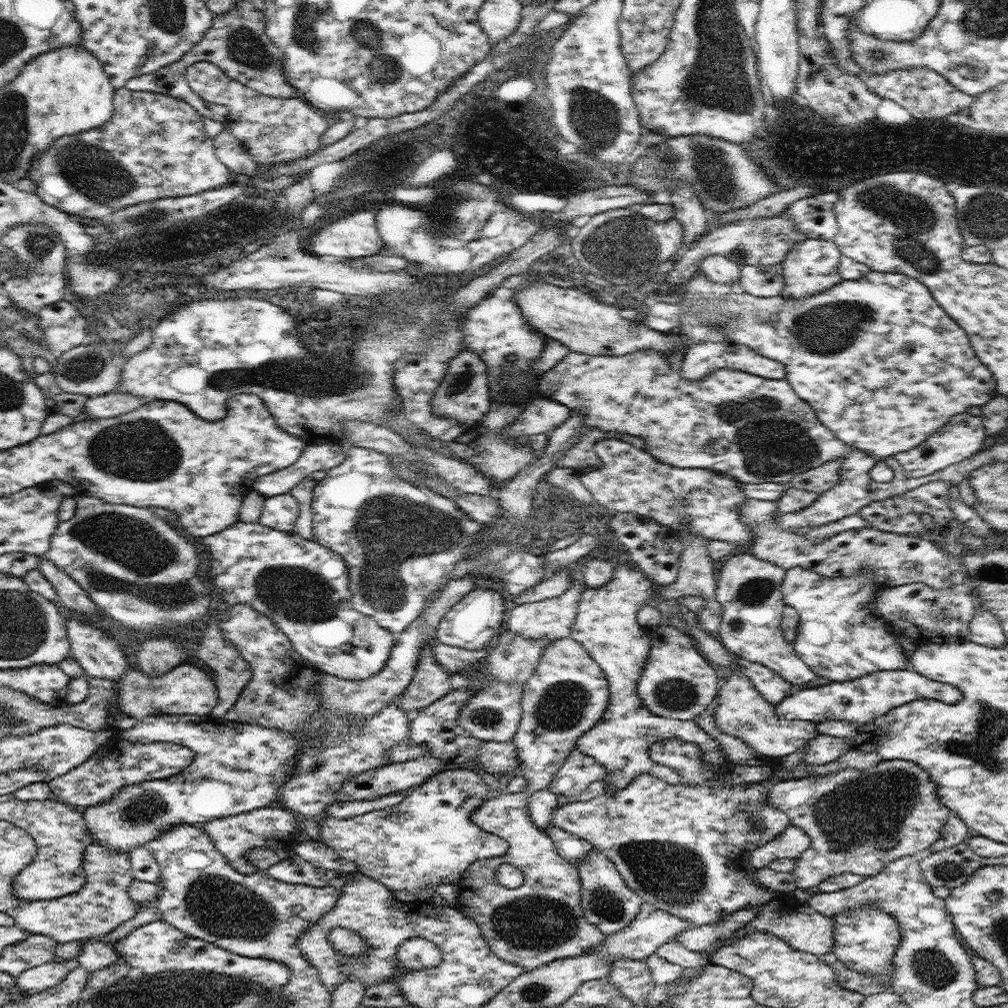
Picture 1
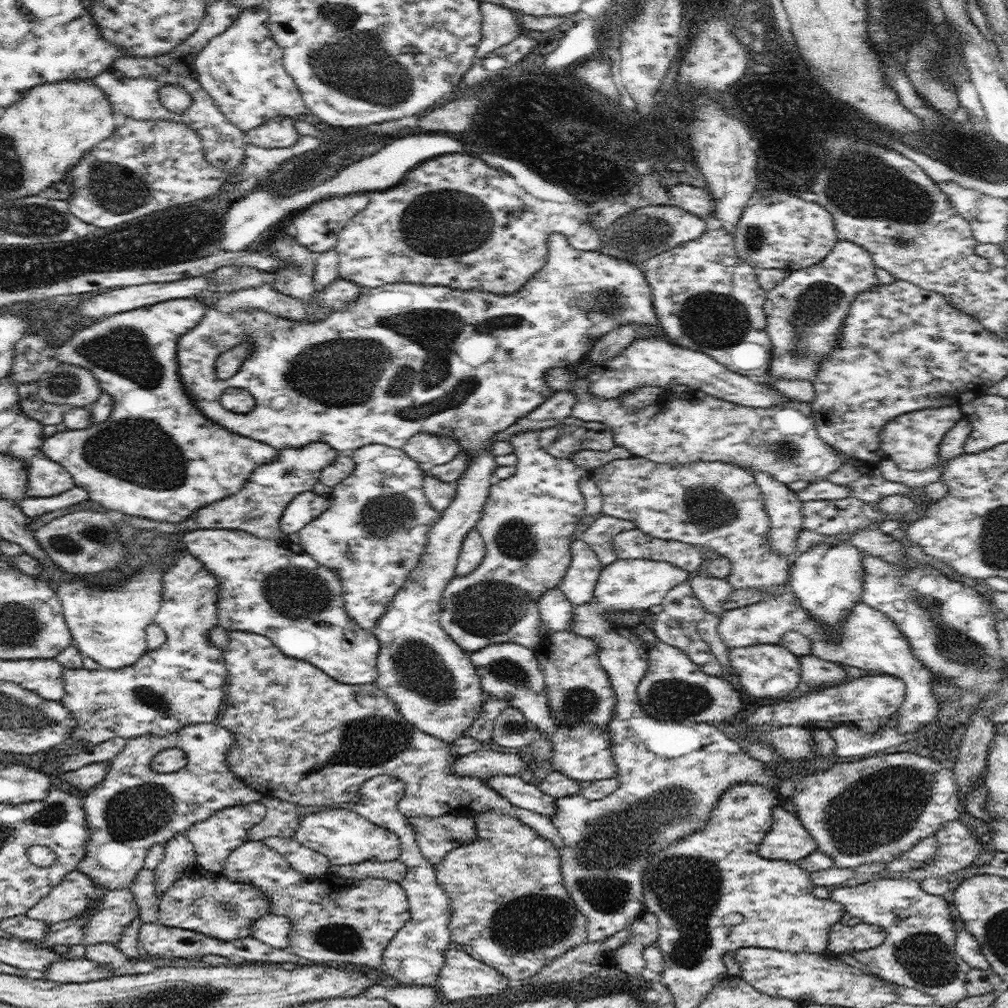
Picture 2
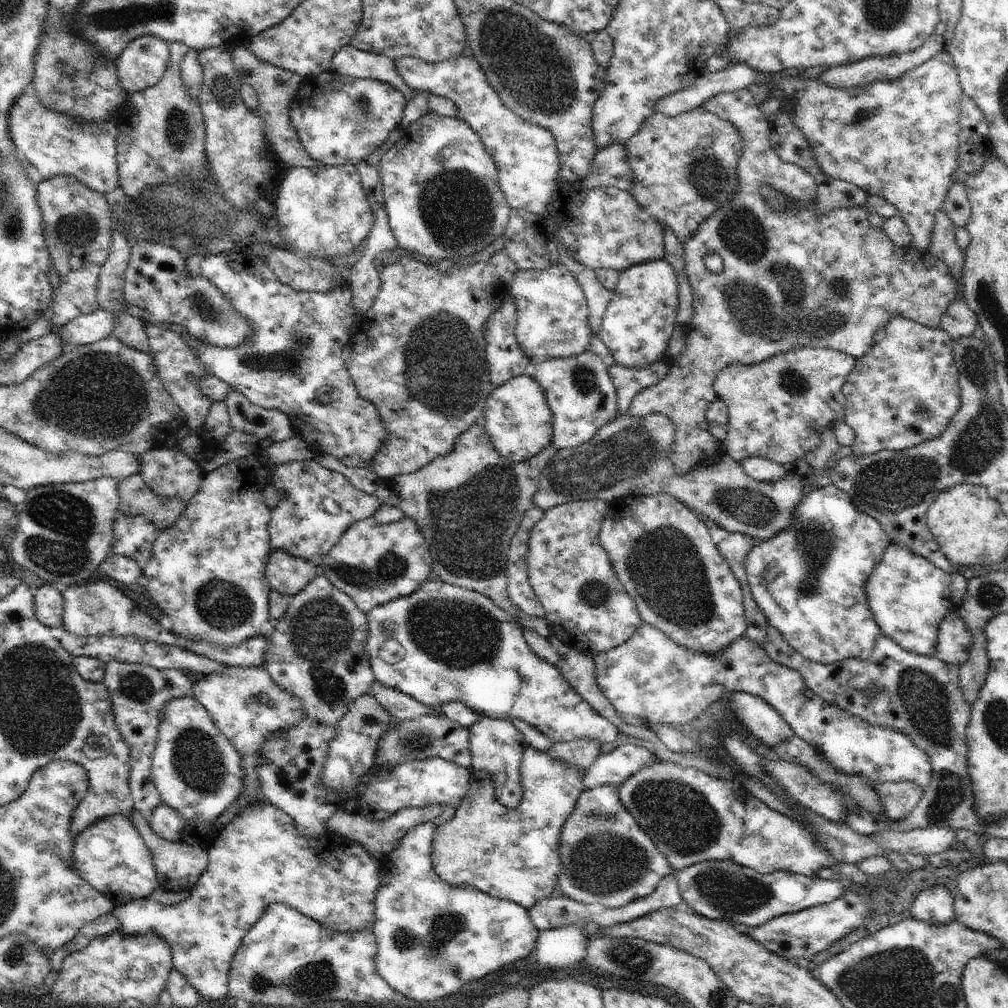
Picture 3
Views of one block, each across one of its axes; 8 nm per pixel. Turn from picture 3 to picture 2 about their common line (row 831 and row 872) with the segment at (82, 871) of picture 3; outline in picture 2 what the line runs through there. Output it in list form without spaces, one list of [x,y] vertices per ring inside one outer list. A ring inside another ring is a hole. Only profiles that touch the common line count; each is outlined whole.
[[[217,722],[186,725],[164,736],[146,734],[126,739],[126,745],[111,760],[104,780],[101,780],[96,788],[89,788],[84,795],[83,808],[89,826],[89,841],[86,855],[80,860],[77,869],[92,877],[92,881],[98,887],[130,890],[130,885],[139,878],[139,872],[145,867],[145,858],[151,846],[166,845],[172,840],[172,836],[185,833],[192,824],[206,820],[214,812],[246,805],[254,800],[260,801],[262,798],[260,792],[248,787],[228,767],[226,756],[232,750],[232,744],[234,744],[232,732]],[[167,748],[184,750],[188,764],[176,772],[154,773],[150,768],[153,755]]]

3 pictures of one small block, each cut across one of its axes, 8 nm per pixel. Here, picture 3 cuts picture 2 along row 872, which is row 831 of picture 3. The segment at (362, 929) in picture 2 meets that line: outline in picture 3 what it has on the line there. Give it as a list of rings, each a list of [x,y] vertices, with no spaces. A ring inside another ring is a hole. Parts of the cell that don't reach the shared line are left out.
[[[249,804],[232,819],[220,832],[218,838],[211,846],[209,853],[209,861],[206,870],[202,873],[202,876],[196,881],[196,884],[189,888],[191,891],[190,896],[184,899],[181,903],[174,906],[163,907],[153,900],[137,900],[128,903],[127,905],[116,906],[114,908],[114,914],[119,918],[119,926],[123,932],[123,935],[133,935],[136,933],[144,934],[154,931],[158,933],[166,942],[169,942],[171,946],[171,962],[174,969],[179,970],[188,980],[192,983],[192,986],[196,987],[196,990],[204,998],[212,998],[214,1000],[226,996],[228,992],[228,977],[230,970],[230,963],[236,949],[241,945],[241,940],[246,936],[246,933],[254,926],[254,923],[263,916],[267,907],[273,904],[282,903],[294,910],[297,910],[305,917],[311,918],[313,921],[319,922],[325,929],[336,931],[339,933],[359,933],[360,931],[370,931],[373,933],[376,920],[376,893],[380,888],[380,869],[382,867],[382,860],[378,860],[367,848],[361,843],[350,840],[344,835],[334,834],[331,827],[328,828],[324,834],[321,835],[303,835],[296,826],[294,819],[281,811],[276,805],[269,804],[263,807],[250,807]]]

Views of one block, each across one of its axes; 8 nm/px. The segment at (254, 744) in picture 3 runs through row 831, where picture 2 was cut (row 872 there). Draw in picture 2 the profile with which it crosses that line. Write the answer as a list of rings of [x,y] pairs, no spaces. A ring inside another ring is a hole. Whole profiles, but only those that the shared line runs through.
[[[254,800],[246,805],[224,808],[222,811],[214,812],[206,820],[192,824],[185,834],[193,844],[194,852],[196,852],[196,865],[213,873],[222,873],[230,852],[248,841],[248,830],[266,817],[266,811],[265,806],[258,800]]]

